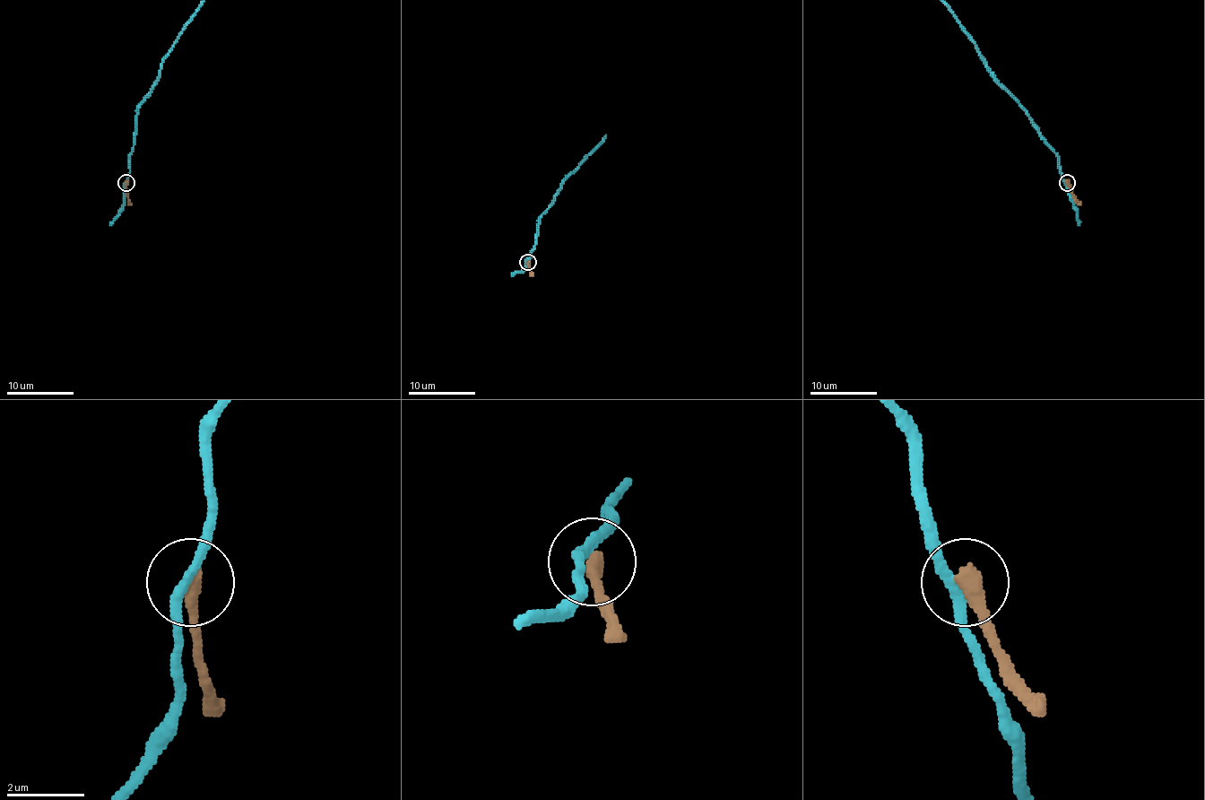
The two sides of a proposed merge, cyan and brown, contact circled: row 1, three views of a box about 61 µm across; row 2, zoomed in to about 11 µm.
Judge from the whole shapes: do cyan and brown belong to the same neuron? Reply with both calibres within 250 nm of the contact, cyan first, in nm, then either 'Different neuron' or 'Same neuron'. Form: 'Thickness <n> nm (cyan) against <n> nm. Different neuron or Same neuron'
Thickness 280 nm (cyan) against 480 nm. Different neuron

